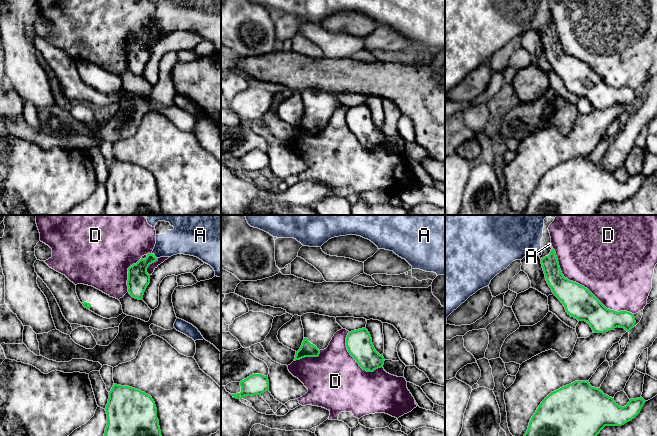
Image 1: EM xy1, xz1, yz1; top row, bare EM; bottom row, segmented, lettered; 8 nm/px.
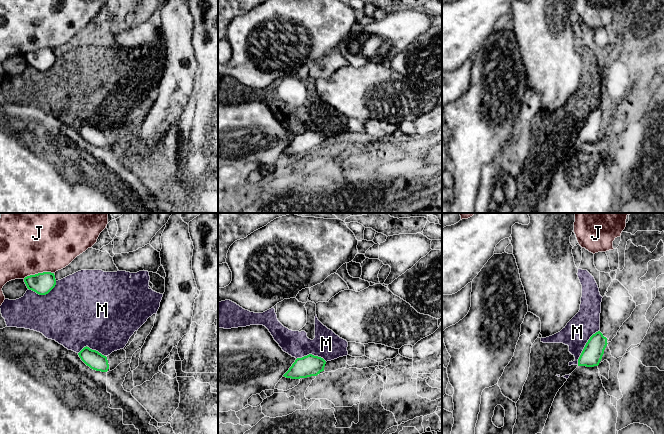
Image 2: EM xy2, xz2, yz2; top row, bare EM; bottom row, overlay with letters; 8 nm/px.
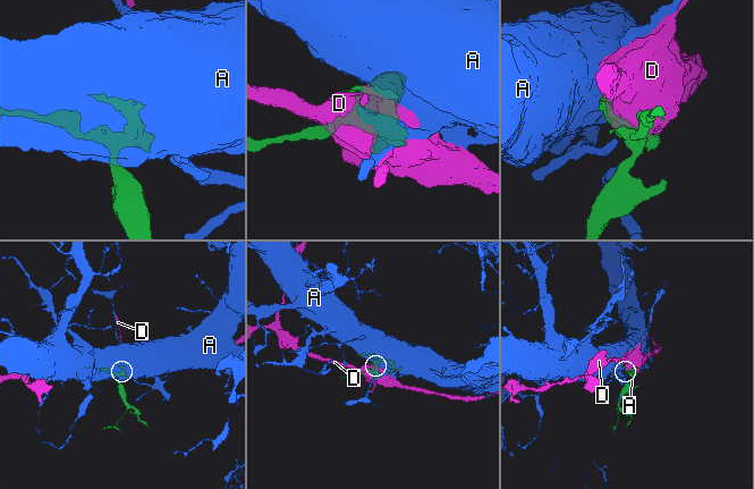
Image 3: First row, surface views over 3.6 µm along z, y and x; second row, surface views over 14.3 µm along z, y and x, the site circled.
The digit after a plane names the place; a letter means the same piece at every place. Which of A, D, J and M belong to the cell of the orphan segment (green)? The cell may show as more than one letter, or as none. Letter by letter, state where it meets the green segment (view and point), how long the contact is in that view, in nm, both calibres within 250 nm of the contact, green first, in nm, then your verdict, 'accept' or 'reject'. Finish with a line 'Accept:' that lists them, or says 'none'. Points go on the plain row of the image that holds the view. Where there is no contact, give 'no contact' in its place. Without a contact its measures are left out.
A: xy1 (154, 32) | 50 nm | 180/220 nm | accept
D: yz1 (584, 63) | 850 nm | 240/500 nm | reject
J: xy2 (38, 49) | 260 nm | 180/420 nm | reject
M: yz2 (584, 123) | 320 nm | 160/220 nm | reject
Accept: A

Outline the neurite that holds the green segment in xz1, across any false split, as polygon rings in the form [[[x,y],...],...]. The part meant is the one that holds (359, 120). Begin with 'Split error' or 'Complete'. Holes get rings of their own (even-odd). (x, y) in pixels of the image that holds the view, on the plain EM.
Complete. [[[366,104],[349,108],[346,123],[363,146],[373,148],[383,143],[385,135],[375,126],[371,111]]]

